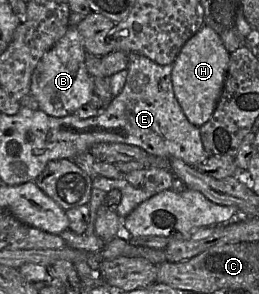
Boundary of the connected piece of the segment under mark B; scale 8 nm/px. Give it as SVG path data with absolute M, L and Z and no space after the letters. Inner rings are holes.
M69 25L64 36L43 55L32 73L30 93L36 98L40 110L49 116L65 117L90 103L93 77L86 69L85 55L86 50L77 27Z

